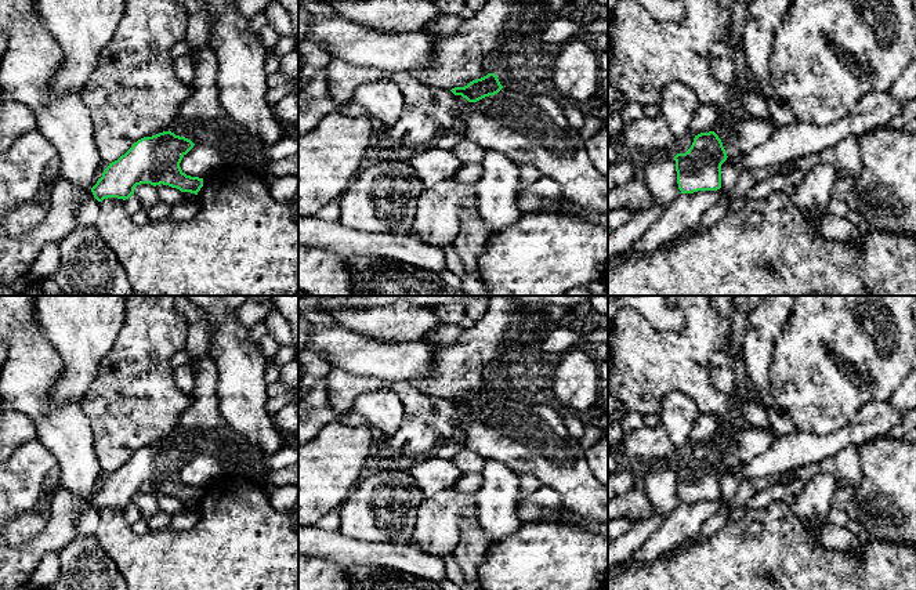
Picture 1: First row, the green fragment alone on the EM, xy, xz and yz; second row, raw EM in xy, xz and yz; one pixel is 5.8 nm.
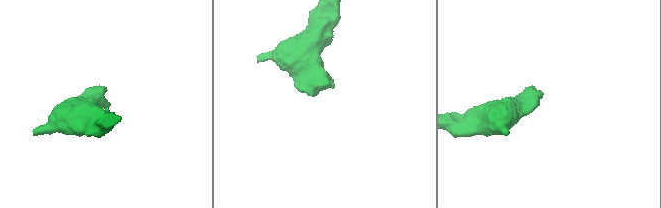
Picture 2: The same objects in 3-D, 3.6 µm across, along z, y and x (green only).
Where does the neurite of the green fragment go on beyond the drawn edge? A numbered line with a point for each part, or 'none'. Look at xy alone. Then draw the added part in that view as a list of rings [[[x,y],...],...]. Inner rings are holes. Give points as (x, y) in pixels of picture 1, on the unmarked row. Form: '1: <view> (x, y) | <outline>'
1: xy (221, 444) | [[[222,428],[214,431],[180,431],[170,441],[191,449],[193,453],[211,453],[218,459],[222,475],[235,475],[239,464],[235,456],[240,450],[238,438],[240,437],[231,430]]]

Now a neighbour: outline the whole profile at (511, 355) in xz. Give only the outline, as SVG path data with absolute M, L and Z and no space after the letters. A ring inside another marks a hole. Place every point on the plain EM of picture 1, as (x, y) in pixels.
M508 332L506 336L506 347L504 351L496 358L502 361L506 368L500 372L500 379L496 383L500 394L506 398L524 398L525 394L522 391L515 390L508 379L513 374L521 373L524 369L522 363L522 350L524 345L514 340L514 332Z

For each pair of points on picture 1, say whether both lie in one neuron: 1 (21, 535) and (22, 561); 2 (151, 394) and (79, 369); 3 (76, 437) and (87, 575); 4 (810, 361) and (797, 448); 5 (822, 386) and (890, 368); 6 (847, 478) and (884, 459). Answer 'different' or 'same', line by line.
1: different
2: different
3: different
4: different
5: same
6: different

